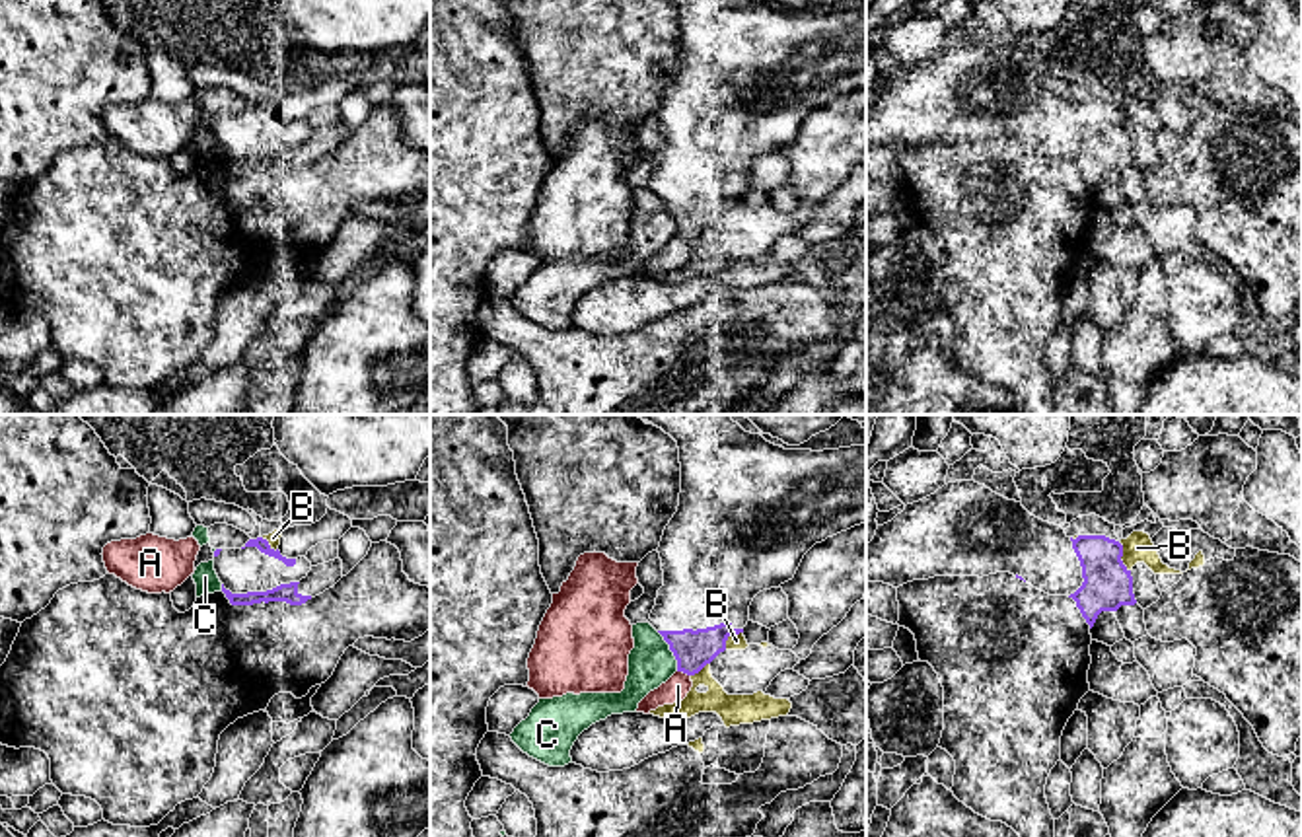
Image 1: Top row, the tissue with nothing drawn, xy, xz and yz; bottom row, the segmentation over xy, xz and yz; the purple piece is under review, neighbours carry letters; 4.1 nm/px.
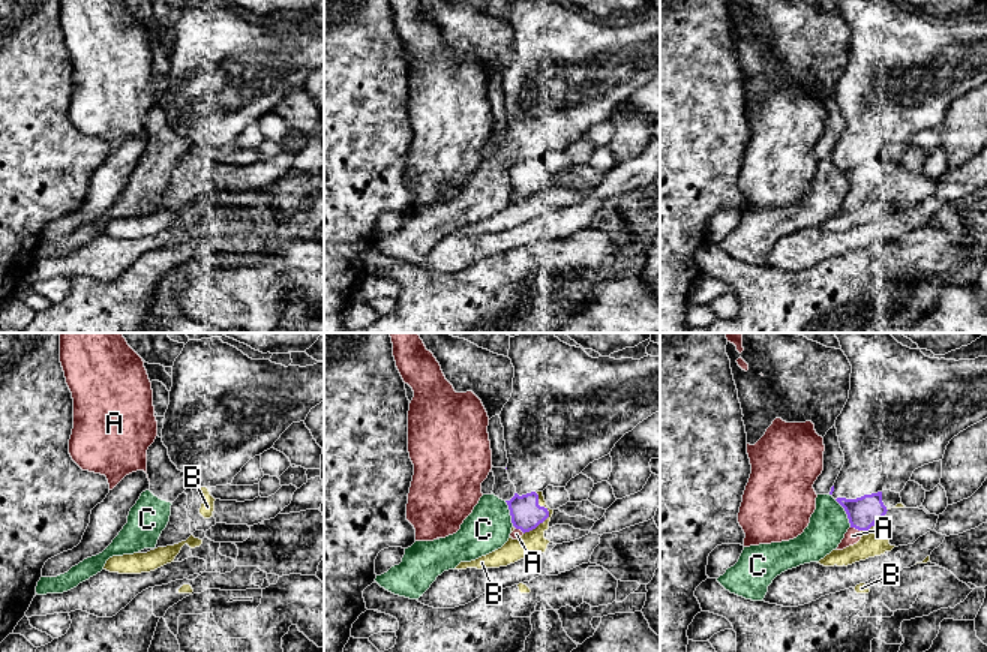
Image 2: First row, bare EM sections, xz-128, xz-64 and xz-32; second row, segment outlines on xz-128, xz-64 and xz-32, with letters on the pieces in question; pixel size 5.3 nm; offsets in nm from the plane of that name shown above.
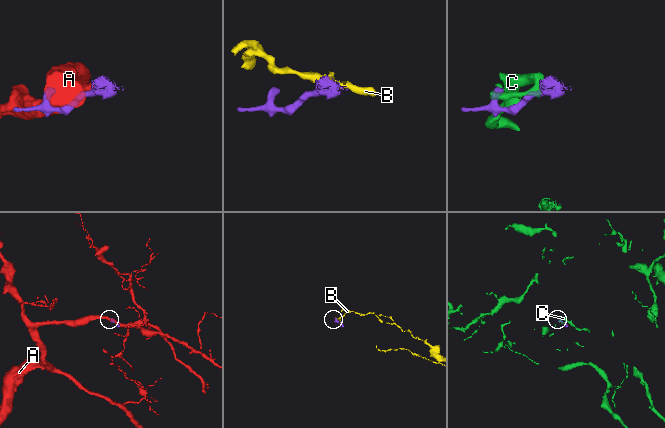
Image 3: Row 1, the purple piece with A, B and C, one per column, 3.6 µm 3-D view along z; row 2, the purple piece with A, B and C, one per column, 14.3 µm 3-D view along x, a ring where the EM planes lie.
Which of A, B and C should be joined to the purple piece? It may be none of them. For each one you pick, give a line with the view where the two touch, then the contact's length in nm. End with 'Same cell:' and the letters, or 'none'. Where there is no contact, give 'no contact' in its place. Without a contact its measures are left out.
Same cell: none

